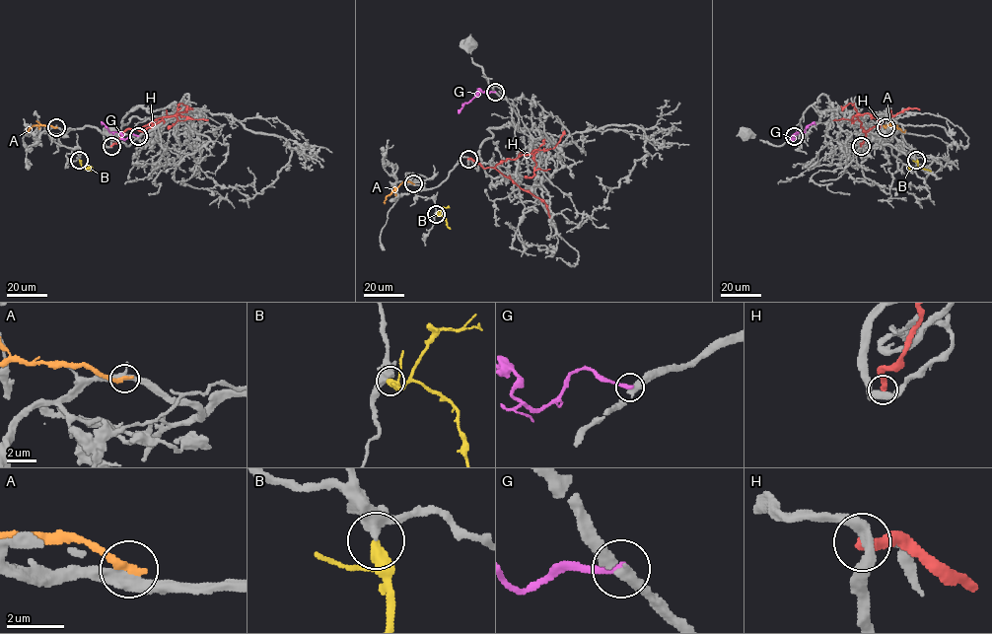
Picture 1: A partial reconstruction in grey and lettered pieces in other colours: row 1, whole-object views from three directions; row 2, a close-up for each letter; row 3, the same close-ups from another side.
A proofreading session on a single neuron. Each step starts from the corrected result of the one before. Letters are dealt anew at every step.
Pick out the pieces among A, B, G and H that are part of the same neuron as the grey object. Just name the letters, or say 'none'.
none

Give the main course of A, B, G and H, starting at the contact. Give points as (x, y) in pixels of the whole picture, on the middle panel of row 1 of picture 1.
A: (413, 183), (403, 181), (386, 197), (385, 204)
B: (437, 214), (445, 218), (450, 229)
G: (495, 92), (478, 90), (459, 113)
H: (467, 159), (483, 168), (494, 167), (535, 149), (553, 148), (564, 130)

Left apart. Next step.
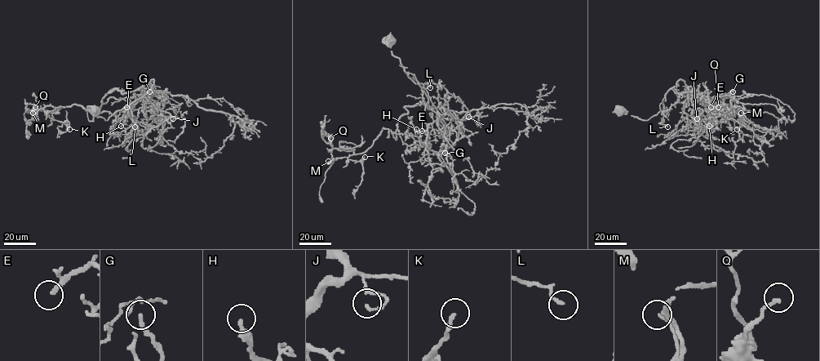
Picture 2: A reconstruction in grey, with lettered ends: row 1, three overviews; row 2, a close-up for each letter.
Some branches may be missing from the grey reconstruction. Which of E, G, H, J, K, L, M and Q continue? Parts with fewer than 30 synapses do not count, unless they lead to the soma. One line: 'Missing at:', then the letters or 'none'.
Missing at: E

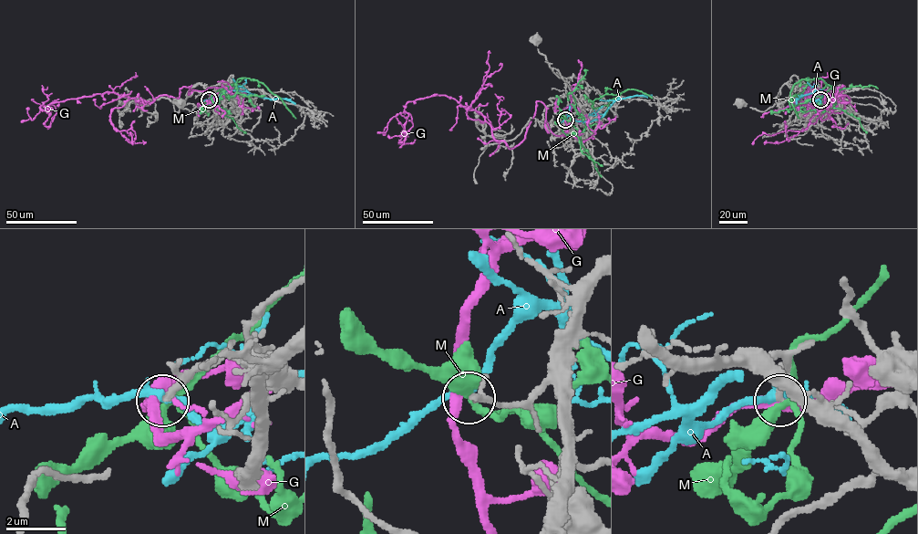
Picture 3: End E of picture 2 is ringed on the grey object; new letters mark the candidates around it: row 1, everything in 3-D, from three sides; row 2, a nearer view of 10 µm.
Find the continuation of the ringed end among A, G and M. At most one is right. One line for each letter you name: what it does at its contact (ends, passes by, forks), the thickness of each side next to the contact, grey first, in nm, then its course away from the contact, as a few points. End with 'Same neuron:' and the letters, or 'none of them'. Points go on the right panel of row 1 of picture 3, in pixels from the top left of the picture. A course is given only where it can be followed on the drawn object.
Same neuron: none of them

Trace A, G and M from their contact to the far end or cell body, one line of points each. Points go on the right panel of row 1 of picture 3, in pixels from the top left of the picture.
A: (820, 99), (816, 100), (821, 97), (822, 90), (797, 99), (795, 103)
G: (820, 100), (836, 91), (802, 87), (813, 98), (850, 100), (796, 97), (834, 113), (843, 110), (840, 99)
M: (820, 100), (831, 86), (820, 78), (801, 79), (796, 82), (790, 95), (799, 118)

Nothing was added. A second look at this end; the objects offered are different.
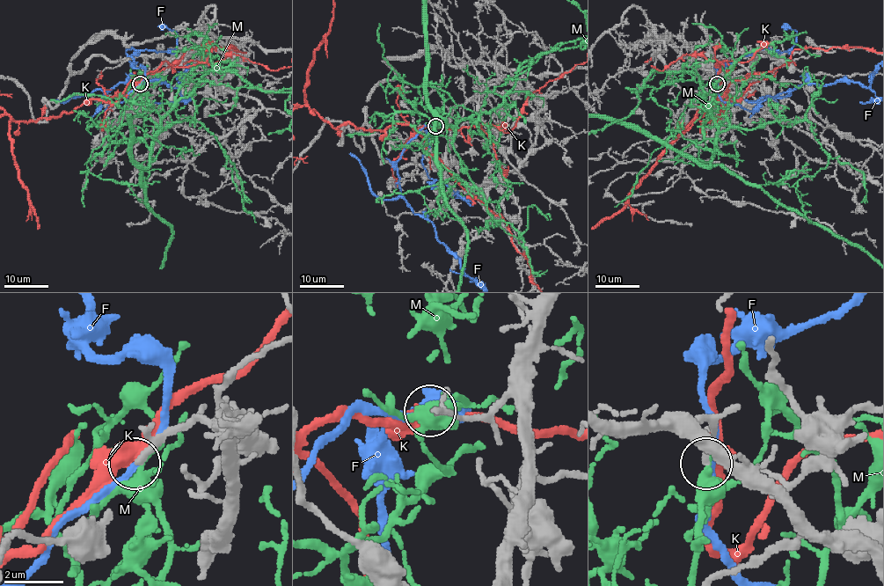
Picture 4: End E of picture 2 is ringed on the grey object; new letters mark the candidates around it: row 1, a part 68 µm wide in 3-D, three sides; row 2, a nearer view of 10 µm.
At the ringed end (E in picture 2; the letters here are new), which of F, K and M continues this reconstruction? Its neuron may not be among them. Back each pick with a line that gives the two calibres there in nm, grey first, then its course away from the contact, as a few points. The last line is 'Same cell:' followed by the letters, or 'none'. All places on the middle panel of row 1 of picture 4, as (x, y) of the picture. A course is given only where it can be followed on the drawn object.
Same cell: none

